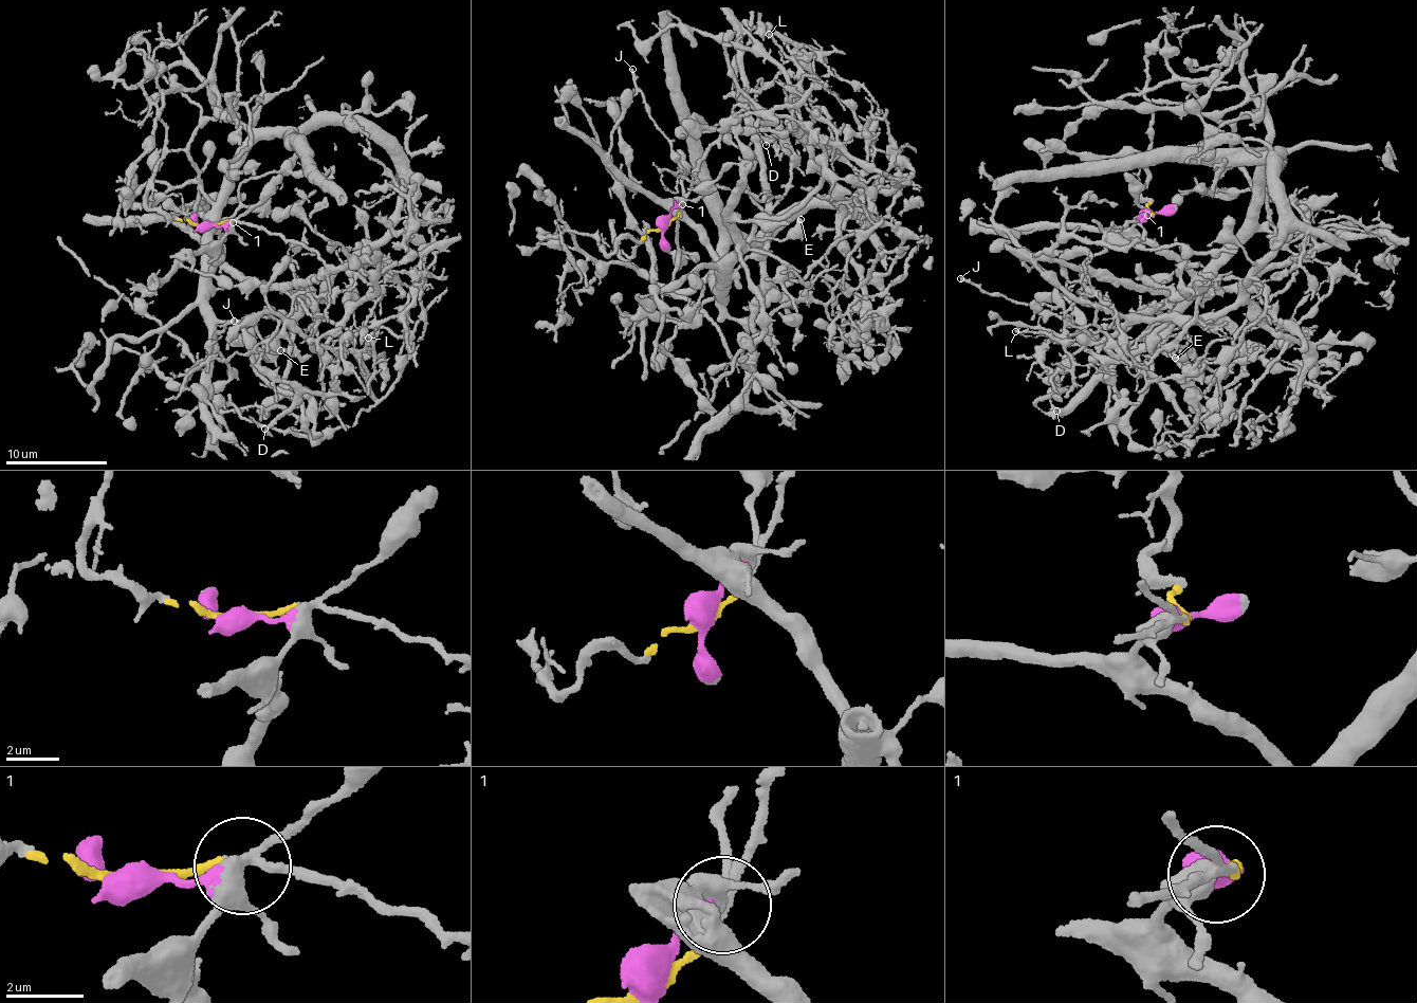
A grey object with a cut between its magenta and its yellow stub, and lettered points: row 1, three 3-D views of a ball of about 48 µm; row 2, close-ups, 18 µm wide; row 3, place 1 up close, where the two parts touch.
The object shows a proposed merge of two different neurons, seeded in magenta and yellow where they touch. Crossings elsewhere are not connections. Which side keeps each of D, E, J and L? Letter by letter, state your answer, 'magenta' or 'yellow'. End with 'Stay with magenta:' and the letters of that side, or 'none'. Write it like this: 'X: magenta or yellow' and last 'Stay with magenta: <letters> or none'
D: magenta
E: magenta
J: yellow
L: magenta
Stay with magenta: D, E, L

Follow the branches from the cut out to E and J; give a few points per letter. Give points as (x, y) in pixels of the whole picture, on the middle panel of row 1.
E: (665, 225), (669, 206), (678, 201), (679, 215), (720, 266), (730, 268), (751, 240), (783, 240), (802, 219)
J: (665, 228), (738, 105), (771, 206), (780, 200), (685, 177), (631, 68)

